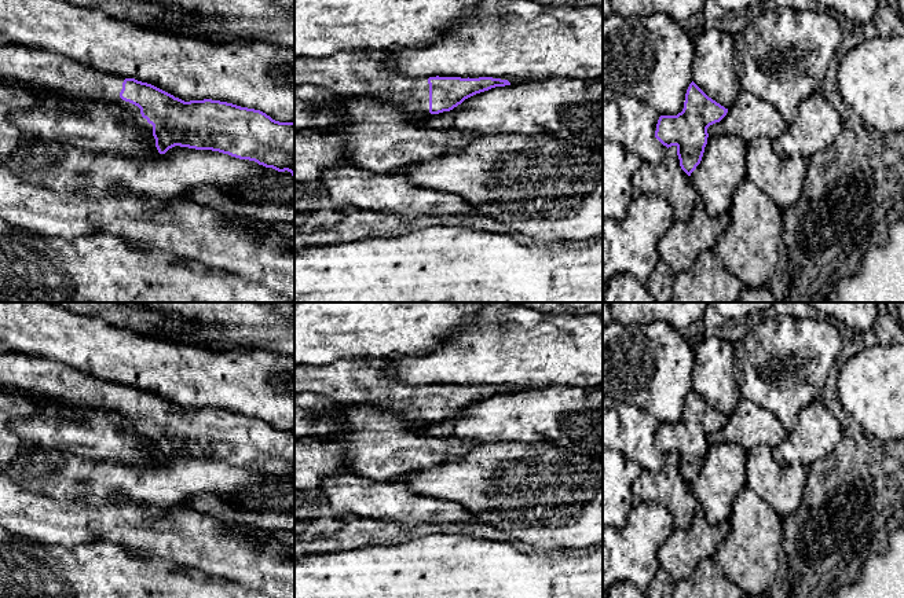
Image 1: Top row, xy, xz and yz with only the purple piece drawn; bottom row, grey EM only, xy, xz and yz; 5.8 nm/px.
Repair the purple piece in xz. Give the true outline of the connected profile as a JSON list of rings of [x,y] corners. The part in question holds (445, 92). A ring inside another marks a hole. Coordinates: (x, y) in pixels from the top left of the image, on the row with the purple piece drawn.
[[[365,49],[336,52],[329,56],[294,56],[294,85],[325,88],[341,98],[370,98],[387,102],[409,113],[439,114],[450,111],[465,99],[495,87],[510,85],[508,80],[479,77],[405,77],[388,63],[384,51]]]

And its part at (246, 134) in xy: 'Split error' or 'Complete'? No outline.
Split error

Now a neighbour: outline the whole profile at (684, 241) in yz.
[[[698,198],[687,221],[673,221],[658,247],[663,260],[677,275],[688,271],[706,250],[714,250],[728,223],[707,213],[702,198]]]

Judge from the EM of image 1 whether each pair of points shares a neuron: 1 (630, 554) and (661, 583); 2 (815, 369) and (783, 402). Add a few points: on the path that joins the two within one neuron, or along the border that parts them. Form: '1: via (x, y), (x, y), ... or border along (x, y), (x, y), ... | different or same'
1: border along (659, 567), (648, 583) | different
2: via (805, 374), (787, 392) | same

